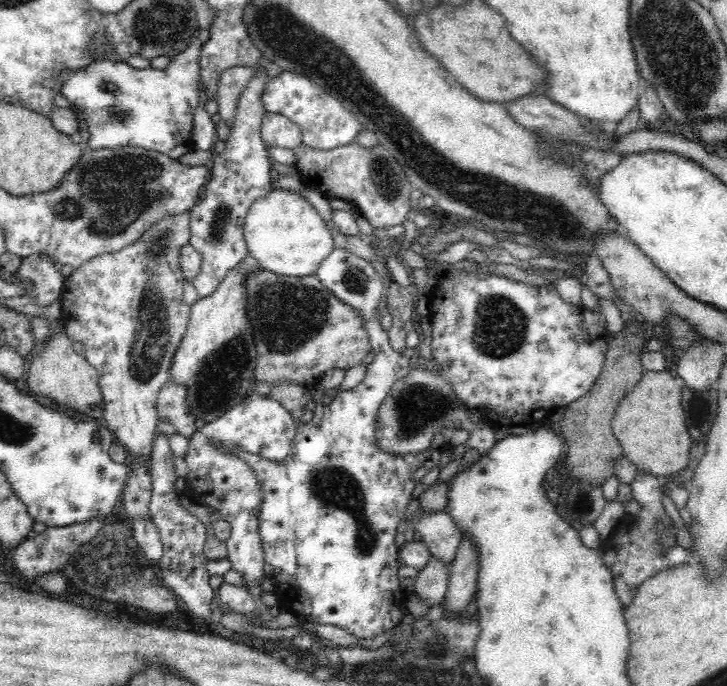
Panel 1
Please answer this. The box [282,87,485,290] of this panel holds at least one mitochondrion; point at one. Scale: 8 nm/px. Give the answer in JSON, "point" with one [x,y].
{"point":[382,174]}

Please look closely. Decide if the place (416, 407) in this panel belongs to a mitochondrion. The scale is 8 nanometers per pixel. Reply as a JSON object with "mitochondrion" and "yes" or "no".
{"mitochondrion":"yes"}

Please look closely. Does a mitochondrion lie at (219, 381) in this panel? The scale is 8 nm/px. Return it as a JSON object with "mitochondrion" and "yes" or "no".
{"mitochondrion":"yes"}

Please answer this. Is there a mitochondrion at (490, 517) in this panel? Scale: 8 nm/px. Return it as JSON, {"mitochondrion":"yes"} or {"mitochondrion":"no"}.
{"mitochondrion":"no"}

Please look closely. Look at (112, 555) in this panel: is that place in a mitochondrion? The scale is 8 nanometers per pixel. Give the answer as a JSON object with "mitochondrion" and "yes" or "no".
{"mitochondrion":"yes"}

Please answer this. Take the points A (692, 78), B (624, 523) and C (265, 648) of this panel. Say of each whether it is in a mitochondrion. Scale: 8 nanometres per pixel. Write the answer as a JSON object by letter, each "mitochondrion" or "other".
{"A":"mitochondrion","B":"other","C":"other"}

